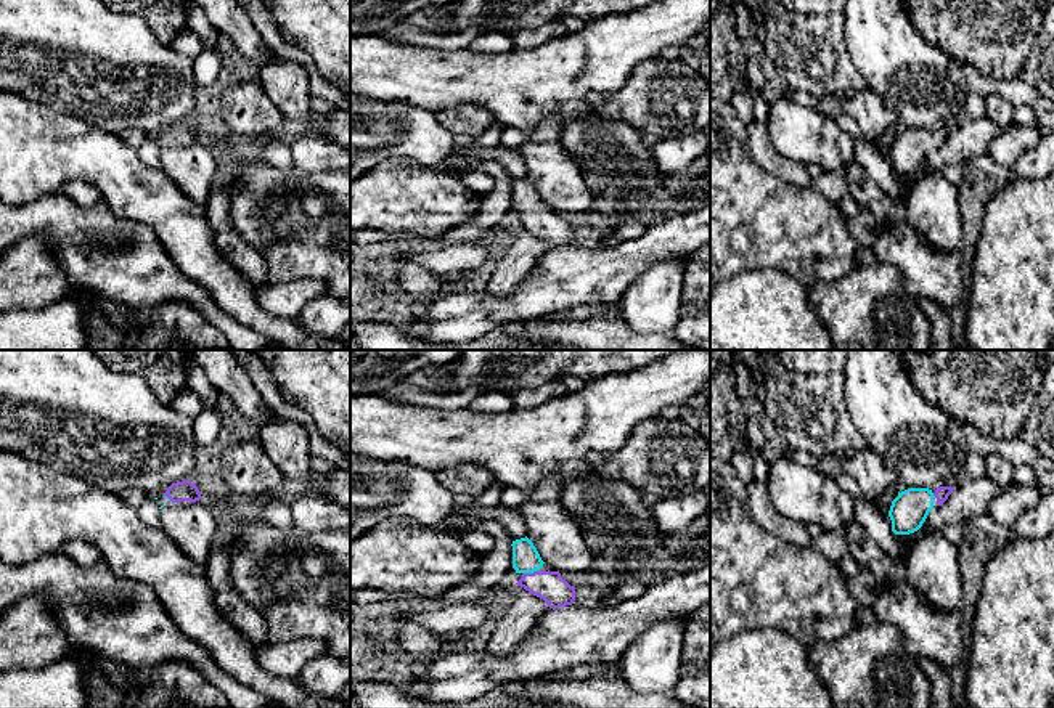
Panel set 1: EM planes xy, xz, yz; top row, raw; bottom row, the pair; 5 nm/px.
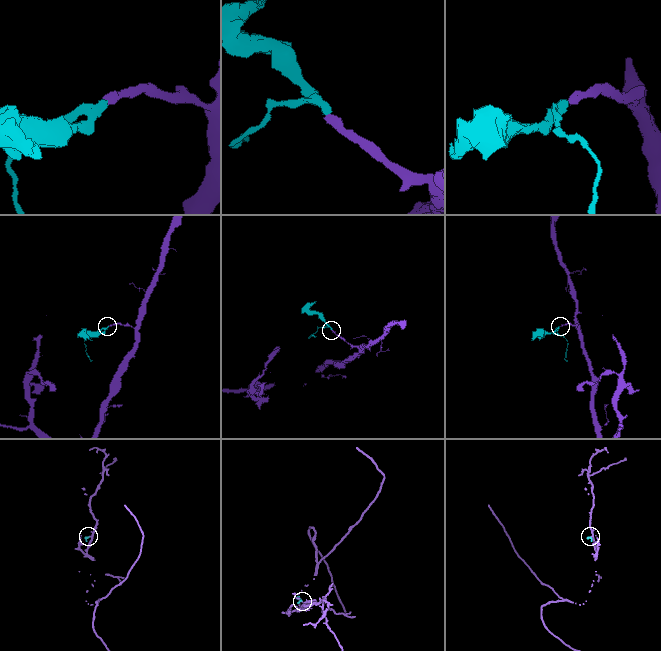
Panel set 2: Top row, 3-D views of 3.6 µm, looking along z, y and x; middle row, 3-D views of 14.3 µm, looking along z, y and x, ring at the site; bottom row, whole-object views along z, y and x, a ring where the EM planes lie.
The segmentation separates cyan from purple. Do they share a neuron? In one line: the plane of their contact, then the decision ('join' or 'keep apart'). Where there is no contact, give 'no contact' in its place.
xz | join

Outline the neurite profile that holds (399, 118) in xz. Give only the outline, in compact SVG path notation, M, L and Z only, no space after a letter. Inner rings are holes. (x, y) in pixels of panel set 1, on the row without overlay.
M350 95L350 181L394 156L437 167L453 144L429 109Z

